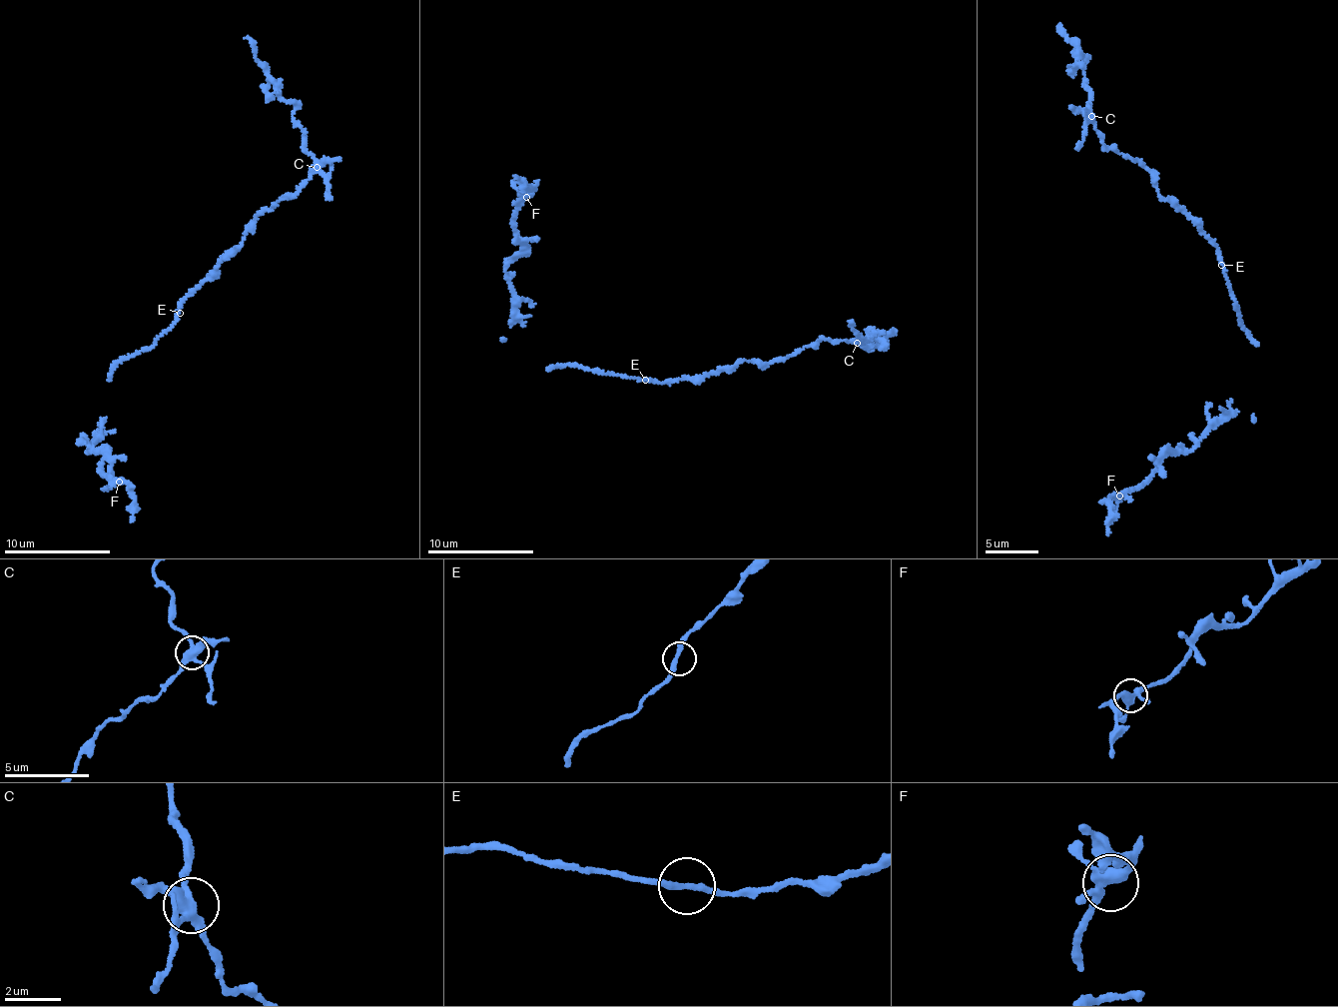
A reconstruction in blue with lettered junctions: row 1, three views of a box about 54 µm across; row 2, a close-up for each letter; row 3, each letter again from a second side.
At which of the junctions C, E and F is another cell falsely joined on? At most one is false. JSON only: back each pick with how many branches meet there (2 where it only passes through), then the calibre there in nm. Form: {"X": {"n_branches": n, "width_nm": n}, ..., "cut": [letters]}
{"C": {"n_branches": 4, "width_nm": 360}, "cut": ["C"]}

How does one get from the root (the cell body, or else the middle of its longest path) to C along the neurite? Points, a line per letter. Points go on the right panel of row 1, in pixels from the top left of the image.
C: (1223, 263), (1215, 246), (1202, 230), (1184, 212), (1159, 195), (1148, 169), (1104, 147), (1091, 117)

